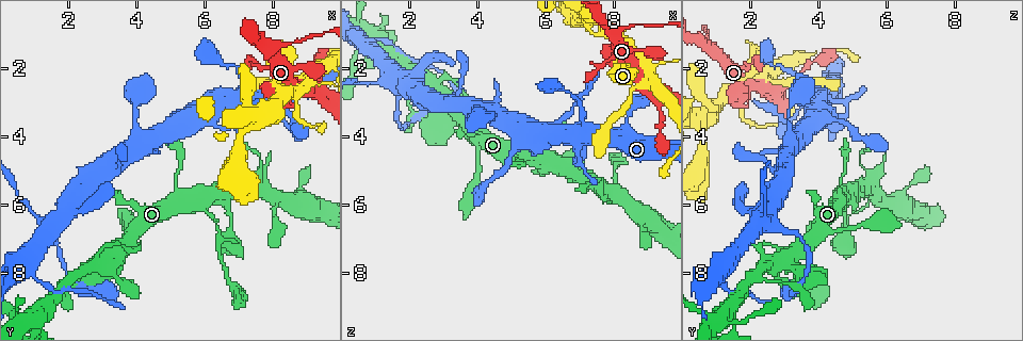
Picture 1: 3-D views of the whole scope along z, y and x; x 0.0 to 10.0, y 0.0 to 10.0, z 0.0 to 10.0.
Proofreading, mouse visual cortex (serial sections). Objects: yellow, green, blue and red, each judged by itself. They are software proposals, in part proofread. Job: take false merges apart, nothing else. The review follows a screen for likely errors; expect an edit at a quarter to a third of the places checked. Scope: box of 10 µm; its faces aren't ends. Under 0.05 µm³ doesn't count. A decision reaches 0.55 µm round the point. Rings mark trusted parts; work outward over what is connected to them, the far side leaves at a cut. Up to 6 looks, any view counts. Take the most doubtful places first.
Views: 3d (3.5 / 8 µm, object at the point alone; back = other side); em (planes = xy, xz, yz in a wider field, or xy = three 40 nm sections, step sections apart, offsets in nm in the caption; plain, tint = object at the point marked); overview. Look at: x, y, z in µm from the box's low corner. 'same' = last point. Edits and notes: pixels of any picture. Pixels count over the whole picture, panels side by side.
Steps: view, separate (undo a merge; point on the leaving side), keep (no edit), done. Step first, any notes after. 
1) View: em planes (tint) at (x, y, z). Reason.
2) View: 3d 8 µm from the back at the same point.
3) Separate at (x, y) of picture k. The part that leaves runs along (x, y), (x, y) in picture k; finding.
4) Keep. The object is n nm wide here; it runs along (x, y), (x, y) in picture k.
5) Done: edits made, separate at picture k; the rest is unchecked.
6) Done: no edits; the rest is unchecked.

View: 3d 3.5 µm at (9.40, 2.50, 1.90). Sharp bend.

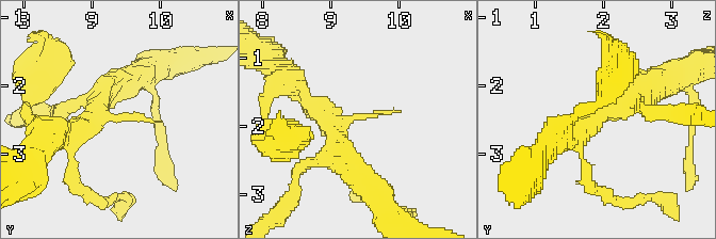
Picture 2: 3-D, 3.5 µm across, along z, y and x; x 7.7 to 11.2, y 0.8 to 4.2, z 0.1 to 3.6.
View: em xy step 1 (tint) at (9.35, 2.45, 1.85).

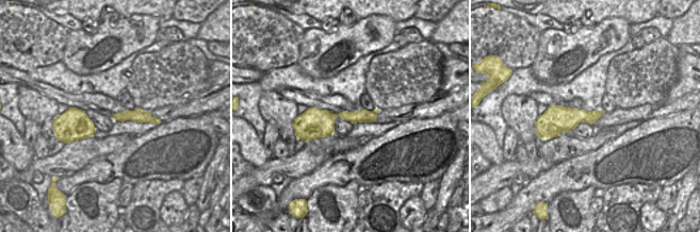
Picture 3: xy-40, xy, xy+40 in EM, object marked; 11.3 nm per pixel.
Keep. The object is 150 nm wide here; it runs along (304, 97), (330, 125), (395, 111) in picture 2; one cell here.

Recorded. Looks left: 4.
View: 3d 3.5 µm from the back at (6.85, 3.30, 4.80). Sharp bend.

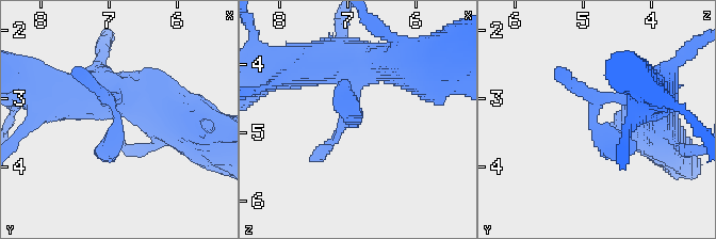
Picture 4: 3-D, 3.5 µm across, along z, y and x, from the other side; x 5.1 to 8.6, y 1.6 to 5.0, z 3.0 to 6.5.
View: em xy step 2 (tint) at (6.85, 3.25, 4.85).

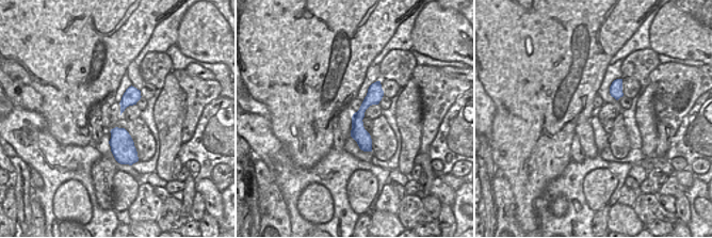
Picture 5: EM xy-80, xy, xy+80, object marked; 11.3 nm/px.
Keep. It runs along (652, 95), (636, 144) in picture 4; continuous, no second cell.

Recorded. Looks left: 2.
View: em planes (tint) at (0.85, 9.40, 1.05). Thick turns thin.

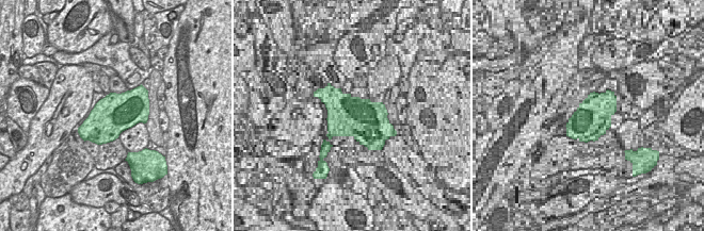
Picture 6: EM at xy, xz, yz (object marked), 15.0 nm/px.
View: 3d 3.5 µm at the same point.

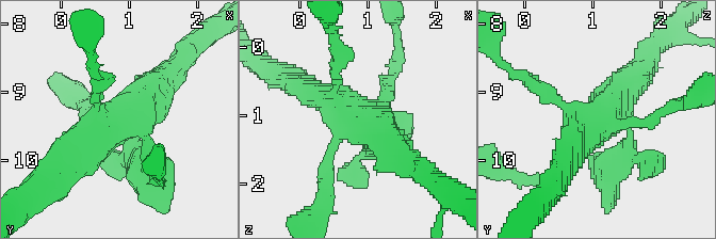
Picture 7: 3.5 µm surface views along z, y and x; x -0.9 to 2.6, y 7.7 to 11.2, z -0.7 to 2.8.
Keep. All the same cell.

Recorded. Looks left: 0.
Done: no edits; the rest is unchecked.

